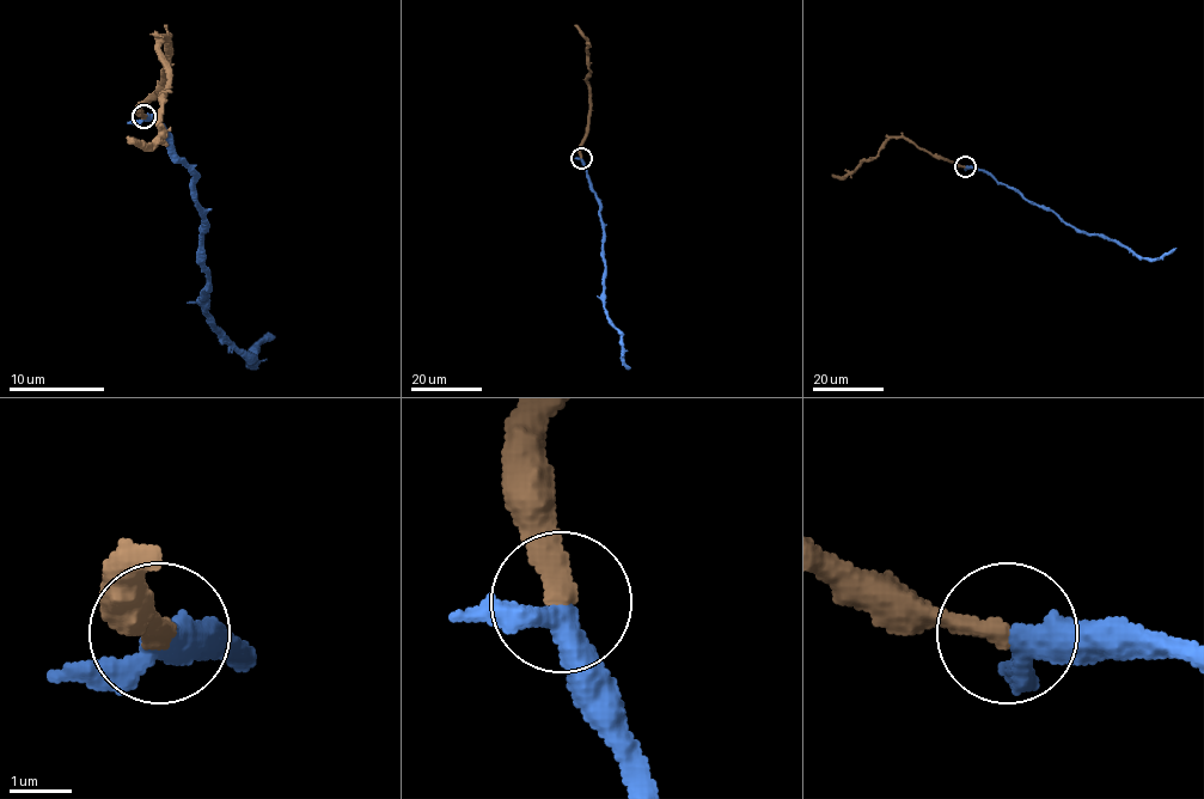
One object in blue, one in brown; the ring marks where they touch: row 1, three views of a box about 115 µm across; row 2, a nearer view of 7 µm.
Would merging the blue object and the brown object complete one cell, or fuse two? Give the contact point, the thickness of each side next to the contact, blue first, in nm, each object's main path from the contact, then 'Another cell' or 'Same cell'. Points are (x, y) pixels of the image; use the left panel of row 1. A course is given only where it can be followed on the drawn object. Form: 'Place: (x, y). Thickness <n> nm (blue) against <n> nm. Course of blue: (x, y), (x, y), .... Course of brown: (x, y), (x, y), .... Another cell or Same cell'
Place: (144, 116). Thickness 380 nm (blue) against 400 nm. Course of blue: (145, 116), (162, 126), (166, 142), (193, 169), (206, 311), (254, 361), (256, 349), (275, 335). Course of brown: (145, 116), (142, 108), (162, 89), (166, 36), (159, 50), (166, 89), (162, 130), (150, 142), (126, 138). Same cell

